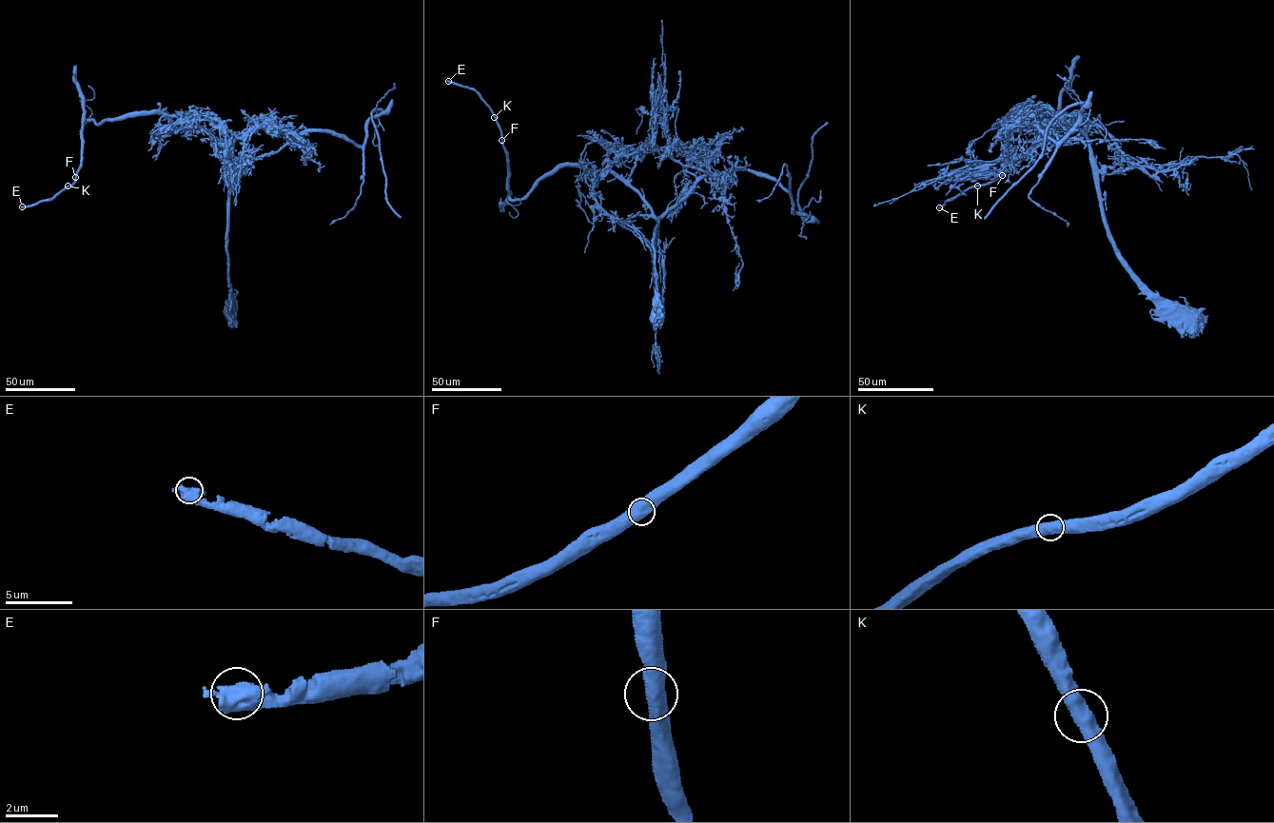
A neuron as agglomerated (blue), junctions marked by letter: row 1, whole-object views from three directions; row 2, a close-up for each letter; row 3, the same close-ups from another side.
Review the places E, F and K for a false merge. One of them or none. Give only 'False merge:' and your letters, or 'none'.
False merge: none

